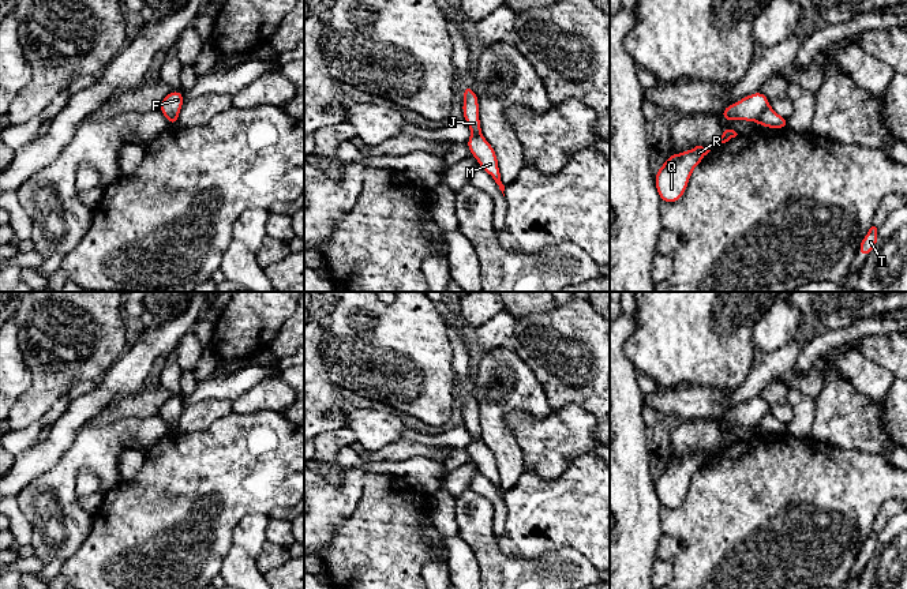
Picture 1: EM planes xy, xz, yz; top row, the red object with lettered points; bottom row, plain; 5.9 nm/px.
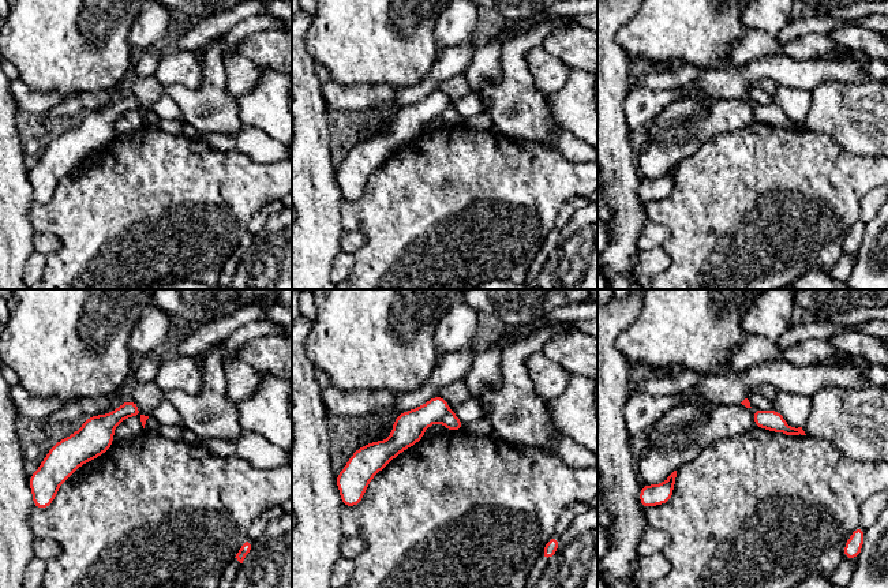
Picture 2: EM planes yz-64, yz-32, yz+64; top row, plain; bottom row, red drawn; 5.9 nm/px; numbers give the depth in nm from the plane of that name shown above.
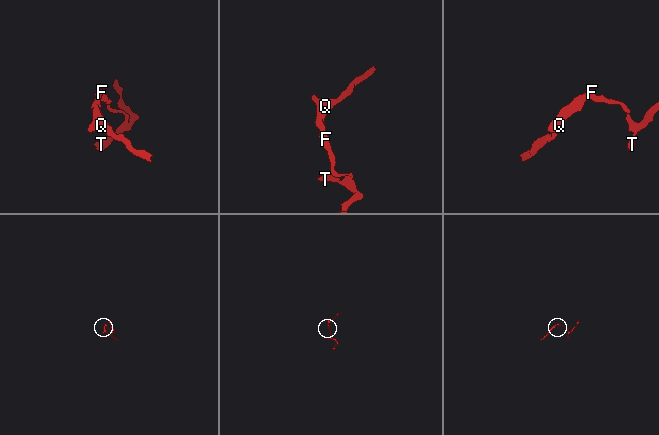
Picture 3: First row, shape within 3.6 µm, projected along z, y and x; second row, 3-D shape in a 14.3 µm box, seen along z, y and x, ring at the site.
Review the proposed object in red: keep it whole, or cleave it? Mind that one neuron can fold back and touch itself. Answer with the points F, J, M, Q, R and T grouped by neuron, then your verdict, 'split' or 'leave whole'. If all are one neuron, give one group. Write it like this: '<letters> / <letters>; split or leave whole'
F J Q R / M T; split

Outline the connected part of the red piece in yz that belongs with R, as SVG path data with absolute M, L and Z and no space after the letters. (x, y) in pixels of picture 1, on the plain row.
M696 451L679 459L670 459L661 473L655 479L655 489L660 507L678 507L689 489L694 473L711 455Z

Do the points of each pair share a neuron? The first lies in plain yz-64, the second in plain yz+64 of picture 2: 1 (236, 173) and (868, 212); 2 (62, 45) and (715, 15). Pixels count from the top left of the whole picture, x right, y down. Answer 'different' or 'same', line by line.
1: different
2: same

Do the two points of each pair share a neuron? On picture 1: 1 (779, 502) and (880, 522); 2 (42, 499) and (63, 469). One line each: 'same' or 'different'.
1: different
2: same

